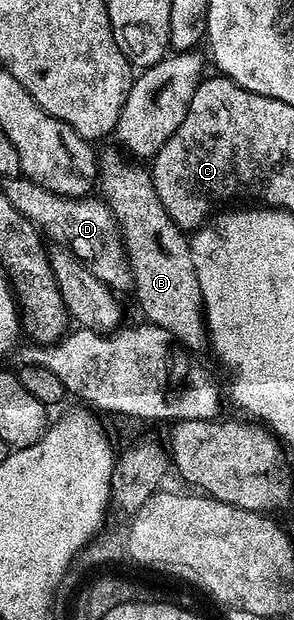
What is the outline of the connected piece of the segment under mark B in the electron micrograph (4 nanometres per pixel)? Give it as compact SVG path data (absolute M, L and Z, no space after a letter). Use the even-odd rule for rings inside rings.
M123 152L108 153L99 158L98 161L98 189L101 189L102 200L108 206L108 210L114 215L117 230L124 243L124 253L128 256L128 266L132 272L132 289L136 293L136 301L140 304L140 309L145 313L147 320L153 325L164 328L169 335L177 342L184 344L188 349L205 348L208 345L208 327L204 323L204 300L202 299L202 291L198 287L198 275L194 271L194 259L192 258L192 247L189 238L186 236L185 230L179 229L178 226L170 219L170 215L166 215L166 209L162 207L162 203L158 199L158 191L154 191L154 183L152 182L152 174L143 164L137 163L135 160L129 159Z

